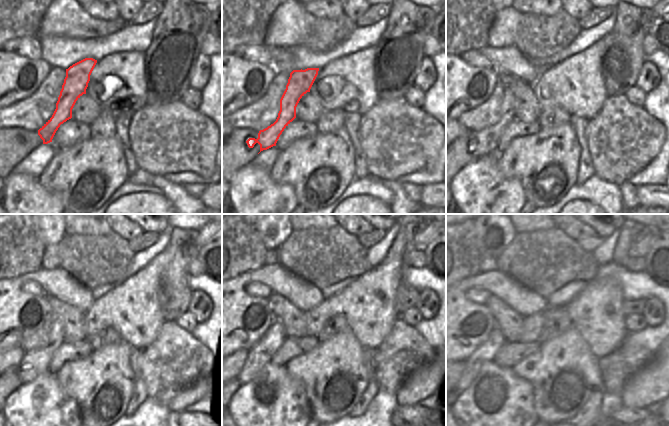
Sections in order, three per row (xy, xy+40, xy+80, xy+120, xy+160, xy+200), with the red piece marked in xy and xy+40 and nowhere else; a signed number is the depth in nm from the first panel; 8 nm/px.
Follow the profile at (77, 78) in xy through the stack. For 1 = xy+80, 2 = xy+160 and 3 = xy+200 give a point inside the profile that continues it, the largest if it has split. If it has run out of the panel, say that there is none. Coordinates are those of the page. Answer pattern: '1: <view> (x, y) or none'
1: xy+80 (483, 142)
2: xy+160 (260, 354)
3: xy+200 (486, 352)

